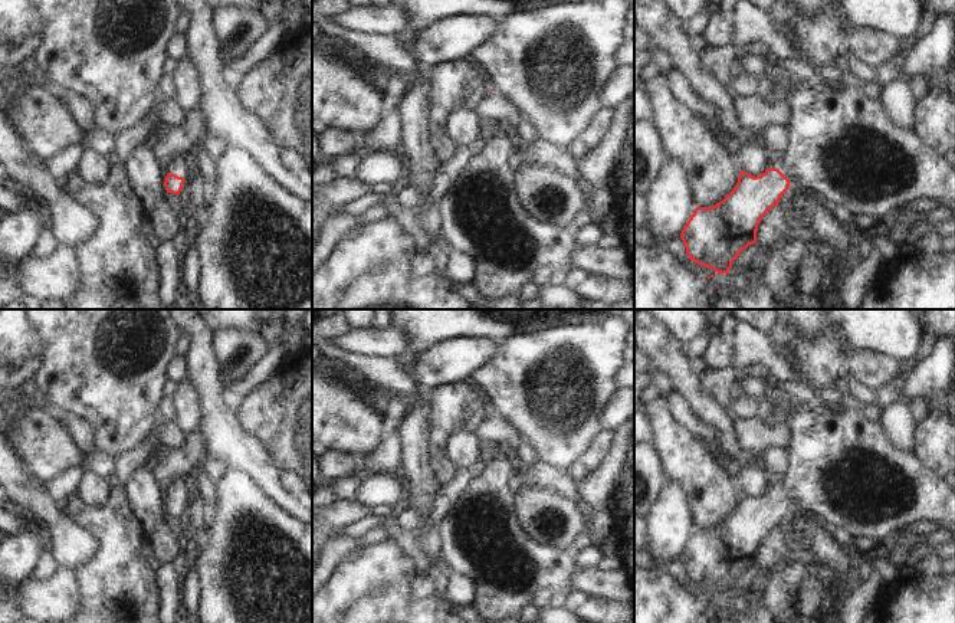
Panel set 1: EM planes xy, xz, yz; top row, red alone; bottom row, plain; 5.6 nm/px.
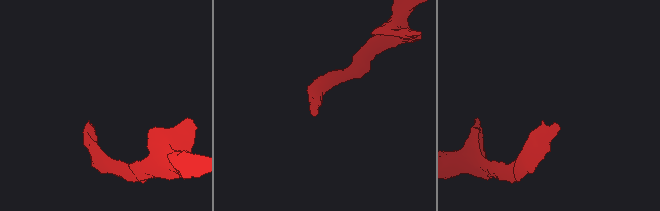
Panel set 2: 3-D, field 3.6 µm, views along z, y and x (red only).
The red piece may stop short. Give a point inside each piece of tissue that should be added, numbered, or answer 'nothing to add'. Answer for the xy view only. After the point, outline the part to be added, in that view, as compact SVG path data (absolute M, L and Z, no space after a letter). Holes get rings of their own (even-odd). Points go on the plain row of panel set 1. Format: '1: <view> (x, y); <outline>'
1: xy (176, 487); M173 479L164 485L167 495L183 499L184 483L180 479Z

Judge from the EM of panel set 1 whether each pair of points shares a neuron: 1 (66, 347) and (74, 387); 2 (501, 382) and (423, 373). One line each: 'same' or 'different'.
1: same
2: different

